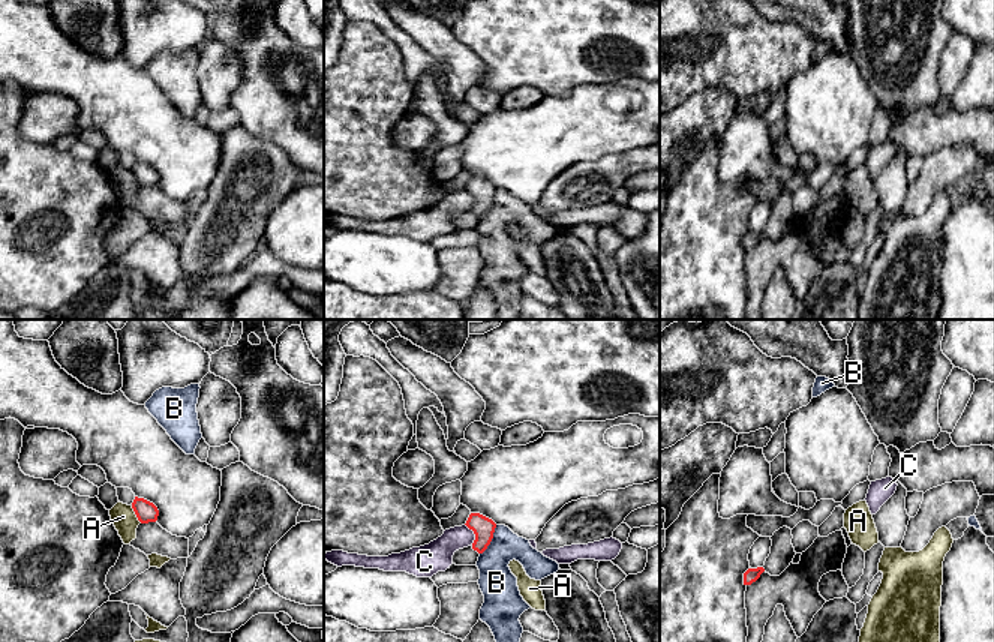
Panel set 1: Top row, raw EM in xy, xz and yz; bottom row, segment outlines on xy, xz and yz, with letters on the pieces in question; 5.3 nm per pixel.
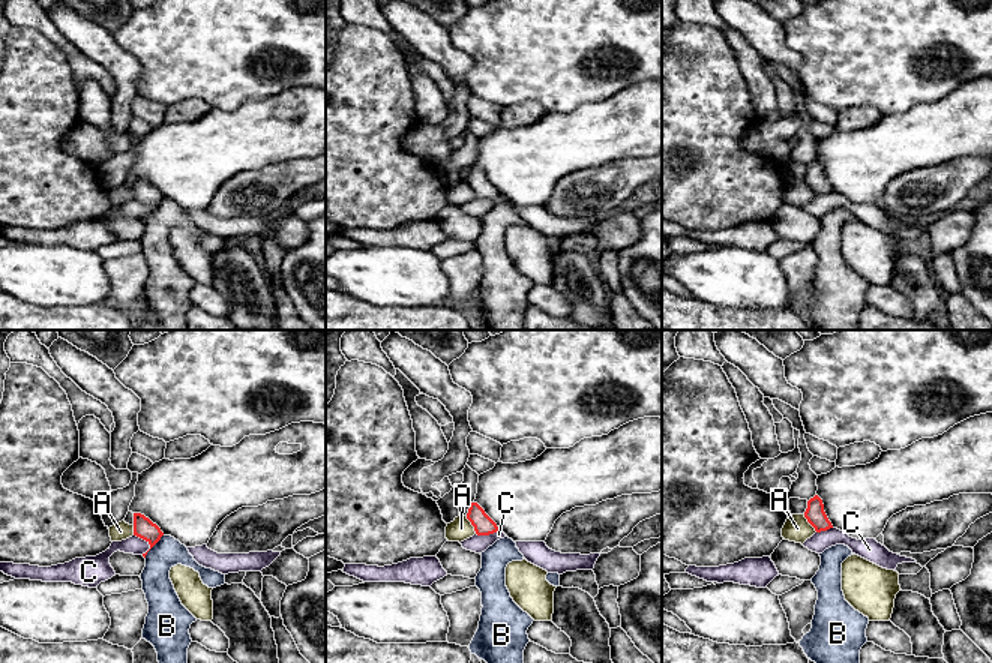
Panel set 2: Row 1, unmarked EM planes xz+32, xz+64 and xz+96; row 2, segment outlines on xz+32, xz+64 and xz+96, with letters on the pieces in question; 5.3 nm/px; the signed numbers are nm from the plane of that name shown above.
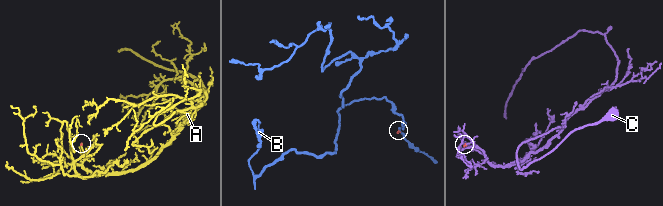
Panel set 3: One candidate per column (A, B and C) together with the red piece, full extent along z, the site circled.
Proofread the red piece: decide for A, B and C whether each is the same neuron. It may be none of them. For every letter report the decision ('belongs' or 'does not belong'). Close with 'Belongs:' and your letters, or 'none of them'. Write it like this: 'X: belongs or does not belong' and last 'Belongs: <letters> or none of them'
A: does not belong
B: does not belong
C: does not belong
Belongs: none of them

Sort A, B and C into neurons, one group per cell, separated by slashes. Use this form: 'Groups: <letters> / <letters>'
Groups: A / B / C

